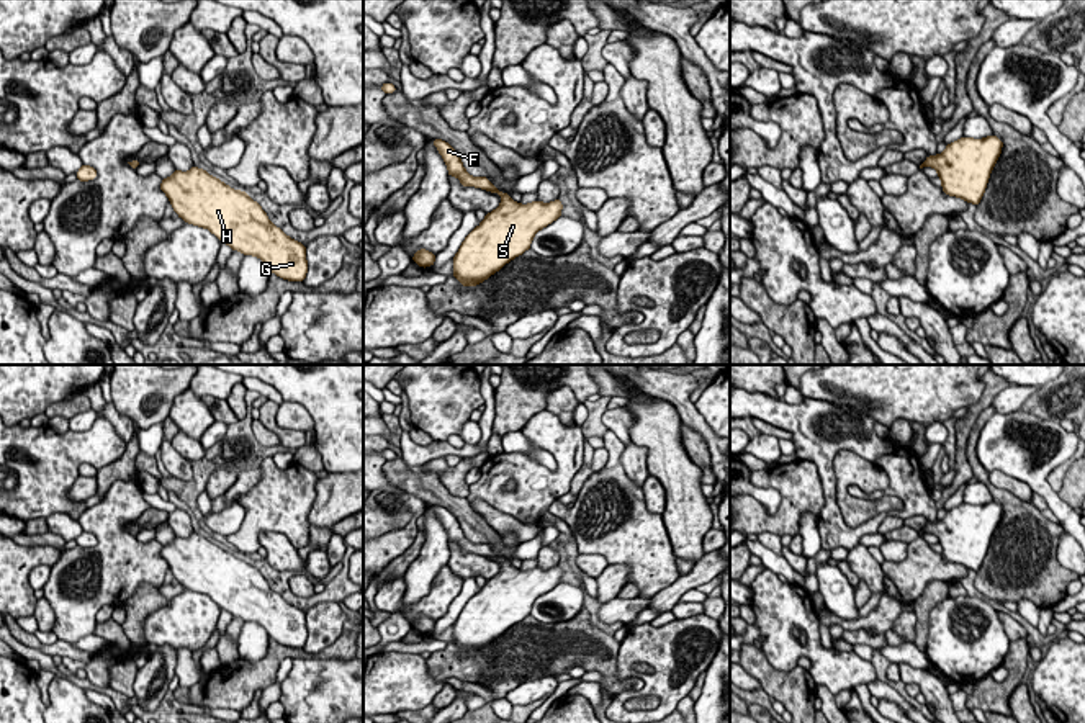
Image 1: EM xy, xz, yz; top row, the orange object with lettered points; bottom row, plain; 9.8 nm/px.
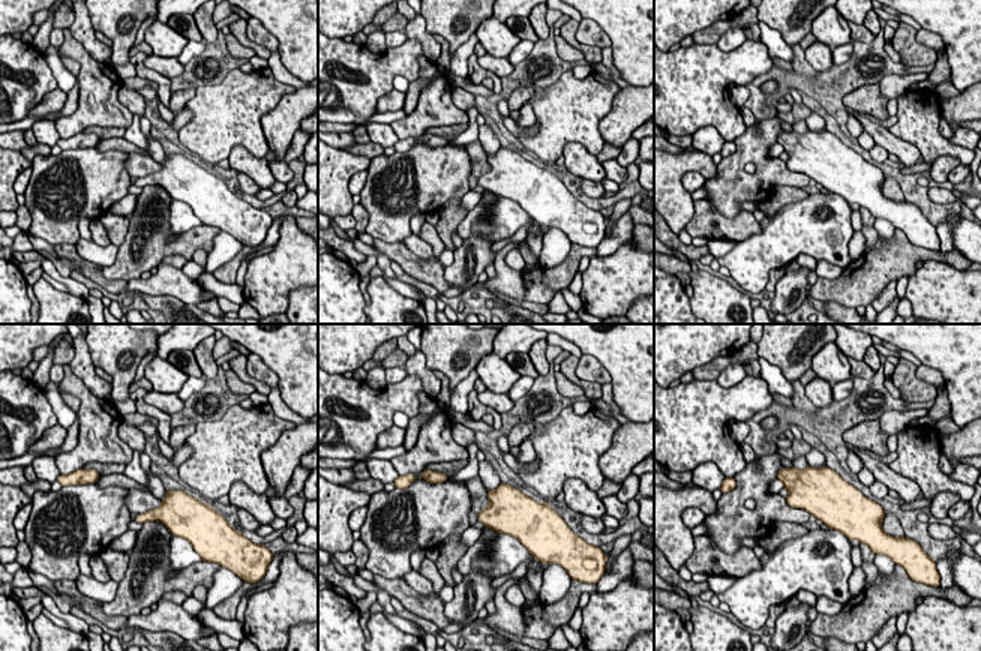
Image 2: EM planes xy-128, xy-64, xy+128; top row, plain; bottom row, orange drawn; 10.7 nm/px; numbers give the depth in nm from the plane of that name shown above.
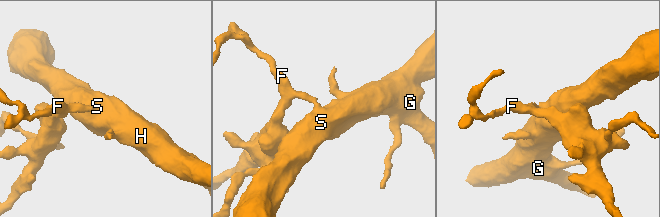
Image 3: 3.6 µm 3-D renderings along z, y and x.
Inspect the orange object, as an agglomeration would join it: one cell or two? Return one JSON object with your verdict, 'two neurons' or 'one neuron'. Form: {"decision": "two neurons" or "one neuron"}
{"decision": "one neuron"}

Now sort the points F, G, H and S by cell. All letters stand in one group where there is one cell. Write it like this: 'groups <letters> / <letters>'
groups F G H S

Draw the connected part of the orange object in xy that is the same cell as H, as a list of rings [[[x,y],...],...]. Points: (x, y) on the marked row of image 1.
[[[196,165],[188,172],[175,168],[172,177],[162,180],[160,190],[185,222],[208,229],[242,255],[259,257],[272,273],[283,280],[304,281],[308,273],[306,245],[288,237],[280,227],[272,224],[260,204],[249,198],[245,191],[227,186]]]

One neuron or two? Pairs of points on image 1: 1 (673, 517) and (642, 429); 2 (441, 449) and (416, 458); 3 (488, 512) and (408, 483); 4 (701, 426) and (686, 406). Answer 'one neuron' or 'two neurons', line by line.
1: one neuron
2: one neuron
3: two neurons
4: one neuron

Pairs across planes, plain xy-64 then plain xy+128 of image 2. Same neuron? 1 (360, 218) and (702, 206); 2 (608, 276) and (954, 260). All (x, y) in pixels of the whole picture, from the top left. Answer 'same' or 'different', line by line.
1: same
2: different

